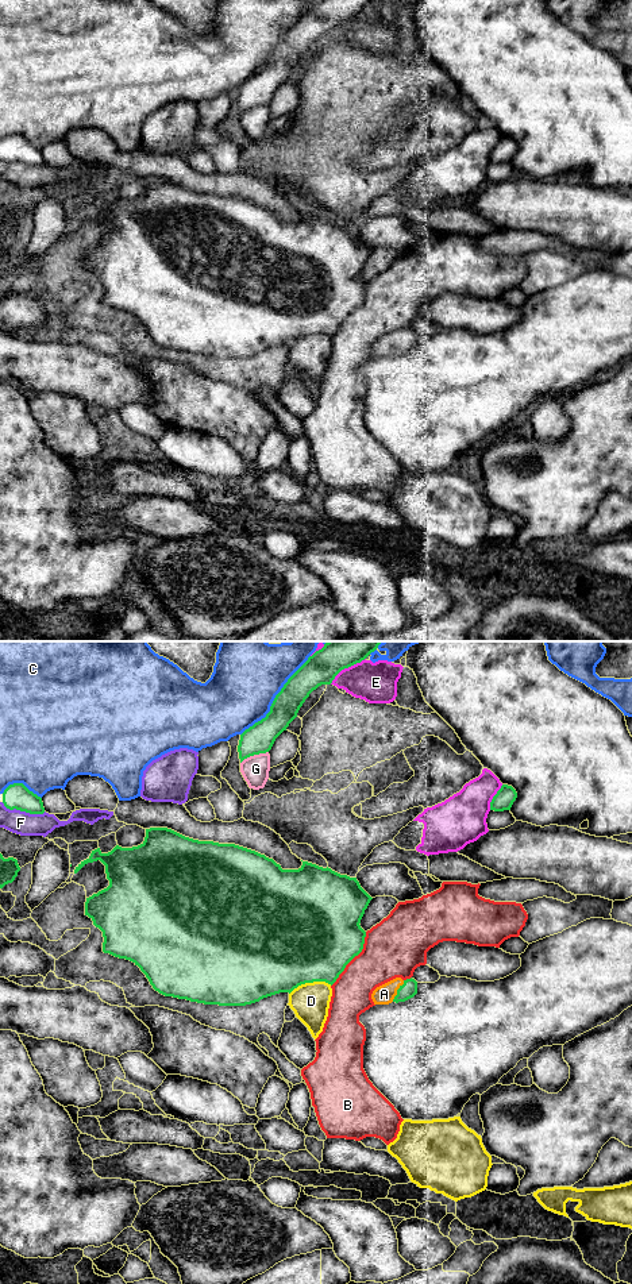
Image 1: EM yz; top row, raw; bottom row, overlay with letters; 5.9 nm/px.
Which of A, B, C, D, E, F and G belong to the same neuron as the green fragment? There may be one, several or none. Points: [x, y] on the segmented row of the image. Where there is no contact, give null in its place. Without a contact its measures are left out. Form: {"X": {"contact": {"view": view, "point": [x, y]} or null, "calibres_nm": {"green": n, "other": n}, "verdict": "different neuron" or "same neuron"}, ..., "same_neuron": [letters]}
{"A": {"contact": {"view": "yz", "point": [397, 991]}, "calibres_nm": {"green": 100, "other": 120}, "verdict": "same neuron"}, "B": {"contact": {"view": "yz", "point": [353, 957]}, "calibres_nm": {"green": 500, "other": 360}, "verdict": "different neuron"}, "C": {"contact": {"view": "yz", "point": [274, 698]}, "calibres_nm": {"green": 170, "other": 420}, "verdict": "different neuron"}, "D": {"contact": {"view": "yz", "point": [309, 982]}, "calibres_nm": {"green": 500, "other": 220}, "verdict": "different neuron"}, "E": {"contact": {"view": "yz", "point": [346, 667]}, "calibres_nm": {"green": 260, "other": 240}, "verdict": "different neuron"}, "F": {"contact": {"view": "yz", "point": [23, 810]}, "calibres_nm": {"green": 150, "other": 140}, "verdict": "different neuron"}, "G": {"contact": {"view": "yz", "point": [254, 754]}, "calibres_nm": {"green": 180, "other": 160}, "verdict": "different neuron"}, "same_neuron": ["A"]}

